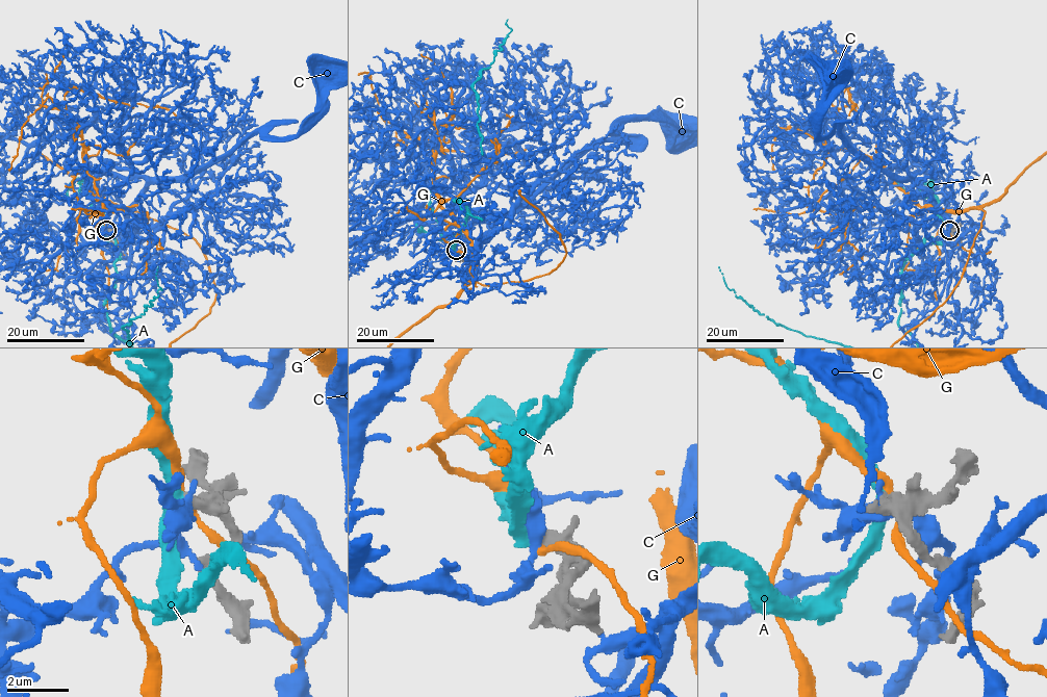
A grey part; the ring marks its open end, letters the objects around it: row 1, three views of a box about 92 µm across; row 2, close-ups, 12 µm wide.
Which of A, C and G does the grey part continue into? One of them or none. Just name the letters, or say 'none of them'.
A

